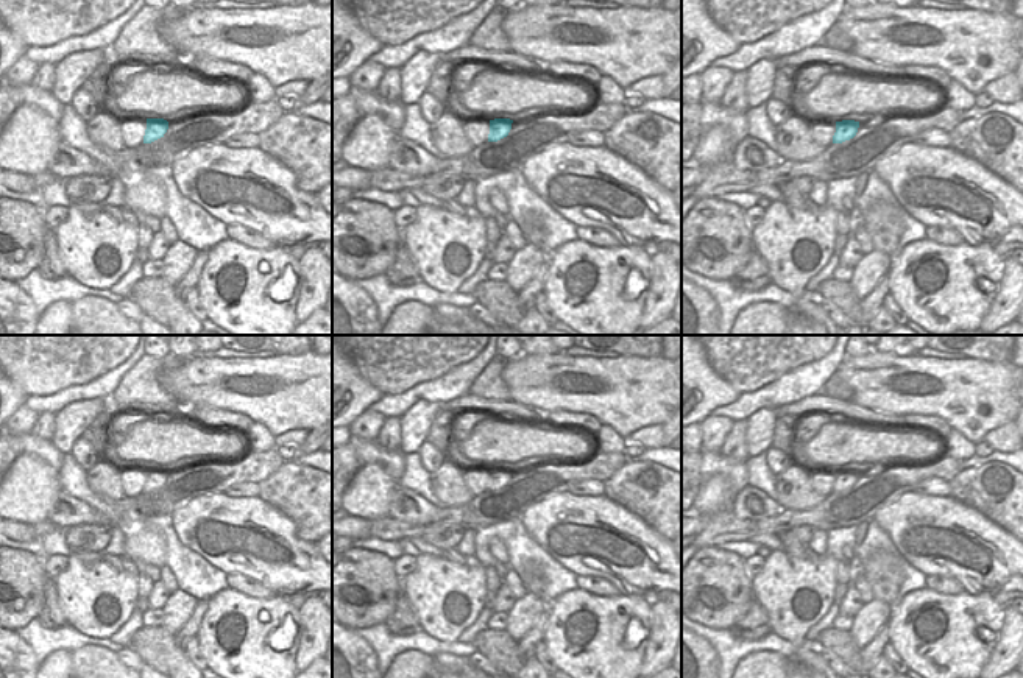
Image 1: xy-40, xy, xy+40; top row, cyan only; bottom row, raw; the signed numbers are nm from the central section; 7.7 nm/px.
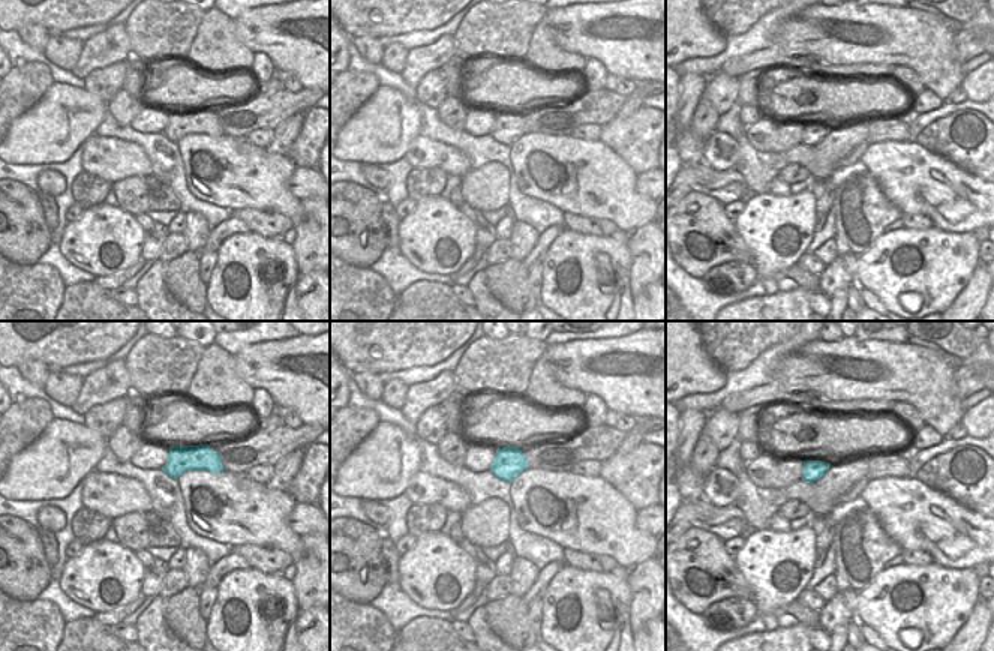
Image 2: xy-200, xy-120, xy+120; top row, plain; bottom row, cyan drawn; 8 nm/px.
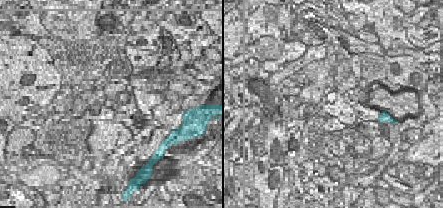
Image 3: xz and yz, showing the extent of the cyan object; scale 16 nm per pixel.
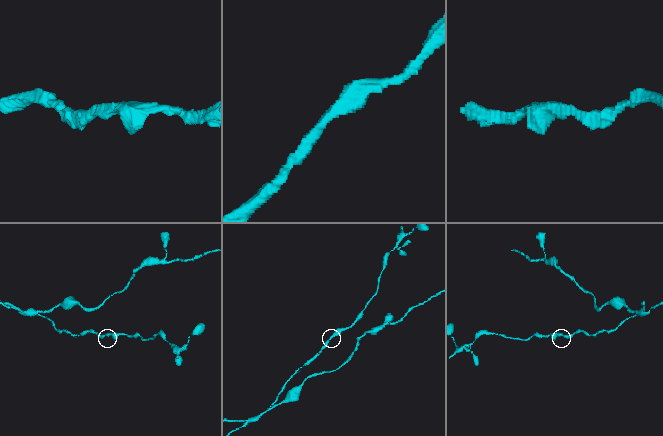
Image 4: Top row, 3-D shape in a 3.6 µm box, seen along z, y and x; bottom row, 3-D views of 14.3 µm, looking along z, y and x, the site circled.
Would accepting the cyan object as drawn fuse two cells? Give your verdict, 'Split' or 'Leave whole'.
Leave whole

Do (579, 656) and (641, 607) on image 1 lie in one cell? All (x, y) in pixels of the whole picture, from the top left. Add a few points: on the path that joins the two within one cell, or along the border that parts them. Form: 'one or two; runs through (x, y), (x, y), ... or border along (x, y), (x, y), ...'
one; runs through (593, 641), (599, 625), (623, 605)

